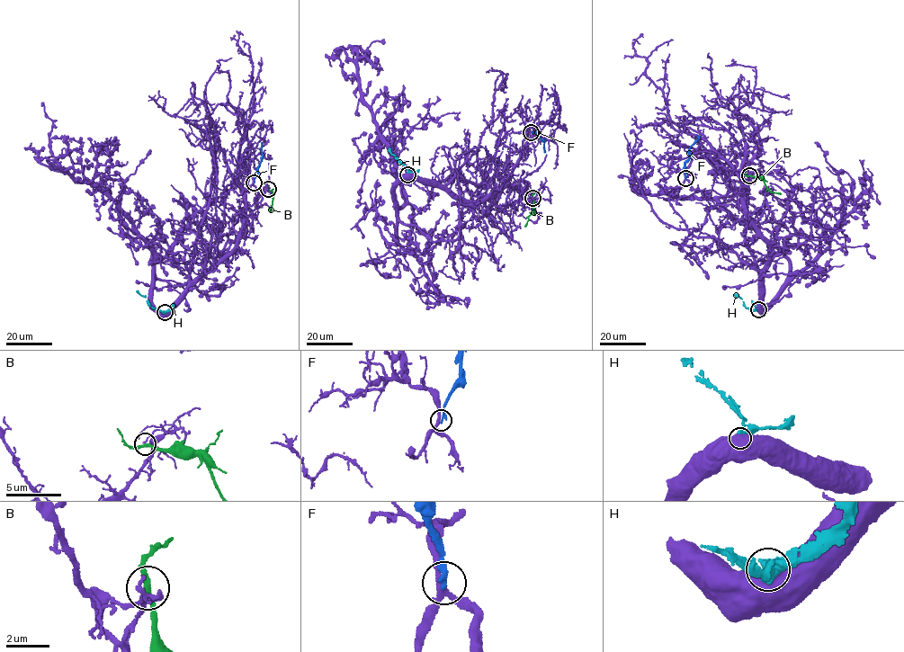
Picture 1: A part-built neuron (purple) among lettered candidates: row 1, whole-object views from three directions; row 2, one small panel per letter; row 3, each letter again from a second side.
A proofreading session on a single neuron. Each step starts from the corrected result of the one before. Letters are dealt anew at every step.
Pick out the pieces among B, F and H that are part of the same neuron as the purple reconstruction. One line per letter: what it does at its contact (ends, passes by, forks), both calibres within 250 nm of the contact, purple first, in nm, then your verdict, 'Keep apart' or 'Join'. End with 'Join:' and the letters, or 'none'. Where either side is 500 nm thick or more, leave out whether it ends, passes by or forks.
B: It passes by. Thickness 110 nm (purple) against 240 nm. Keep apart
F: It ends there. Thickness 240 nm (purple) against 240 nm. Keep apart
H: Thickness 750 nm (purple) against 550 nm. Keep apart
Join: none

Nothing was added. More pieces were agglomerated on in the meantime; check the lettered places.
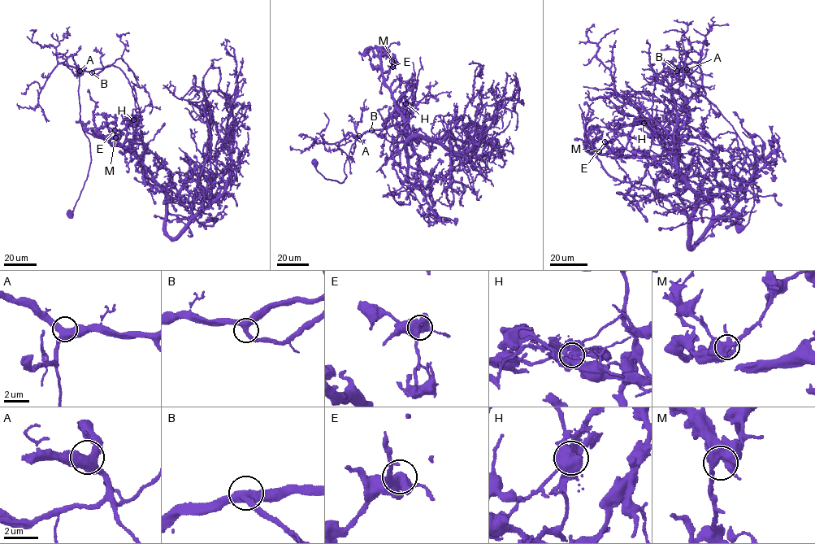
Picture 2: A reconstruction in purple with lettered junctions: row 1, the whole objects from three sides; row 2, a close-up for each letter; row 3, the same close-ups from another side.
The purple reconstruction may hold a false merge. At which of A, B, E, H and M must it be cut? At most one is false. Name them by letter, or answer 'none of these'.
H

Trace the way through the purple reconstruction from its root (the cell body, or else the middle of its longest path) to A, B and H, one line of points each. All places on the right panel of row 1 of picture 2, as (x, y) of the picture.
A: (740, 227), (747, 224), (754, 204), (751, 160), (732, 125), (701, 93), (687, 69)
B: (740, 227), (747, 224), (754, 204), (751, 160), (732, 125), (701, 93), (689, 71), (677, 71)
H: (740, 227), (754, 204), (751, 160), (688, 71), (665, 61), (643, 123)

